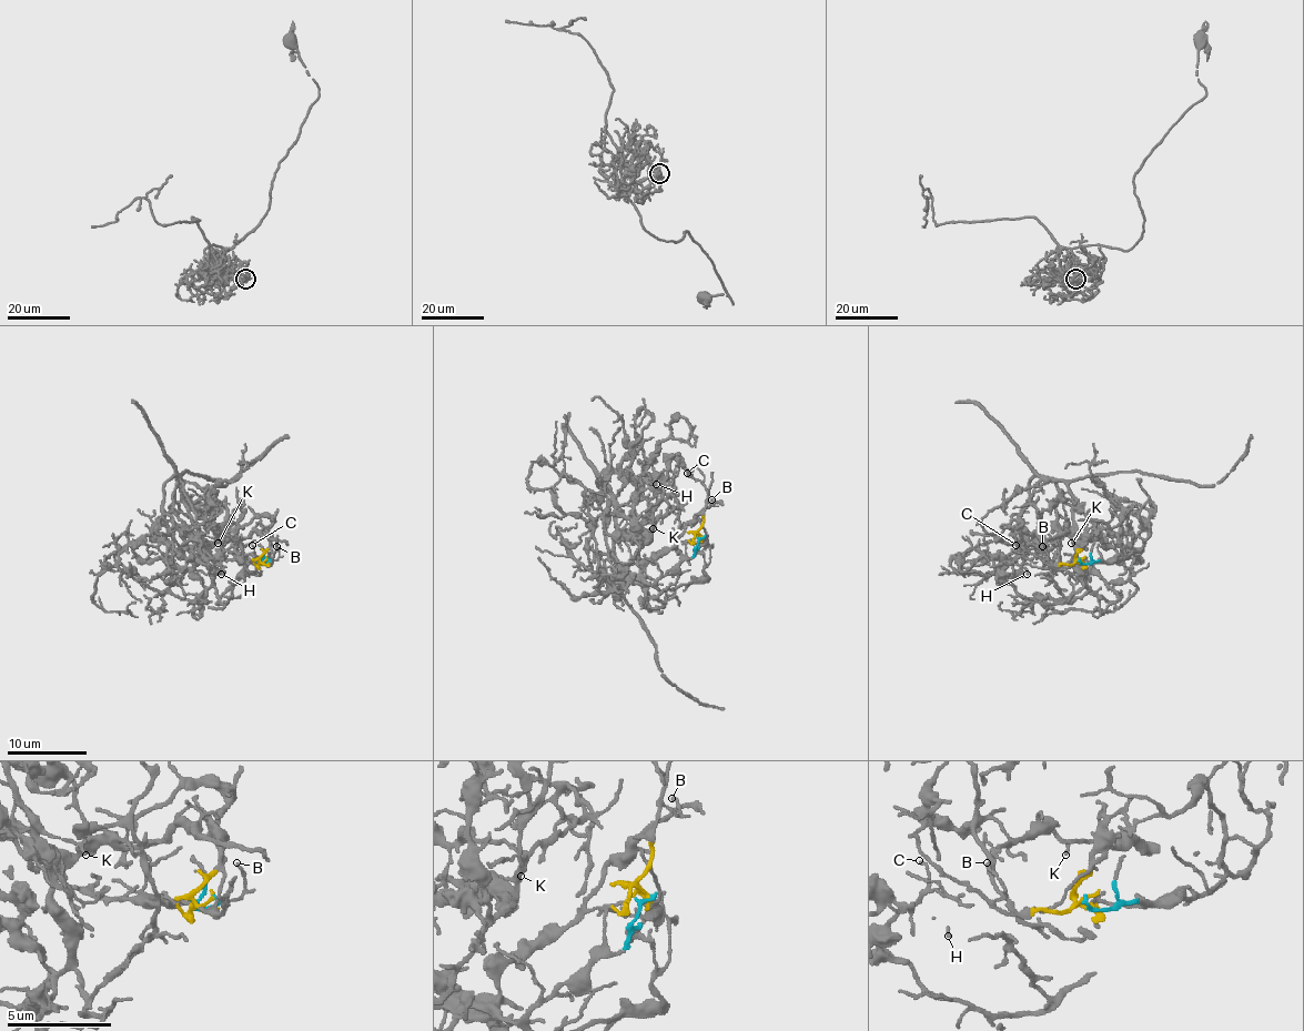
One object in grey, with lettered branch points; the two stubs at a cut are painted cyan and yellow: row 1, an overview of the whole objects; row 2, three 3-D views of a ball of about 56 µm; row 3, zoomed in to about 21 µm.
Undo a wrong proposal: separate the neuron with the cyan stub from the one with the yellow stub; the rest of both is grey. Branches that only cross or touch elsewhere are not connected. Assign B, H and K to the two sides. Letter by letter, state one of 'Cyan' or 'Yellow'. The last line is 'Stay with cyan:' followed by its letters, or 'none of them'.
B: Yellow
H: Cyan
K: Cyan
Stay with cyan: H, K

